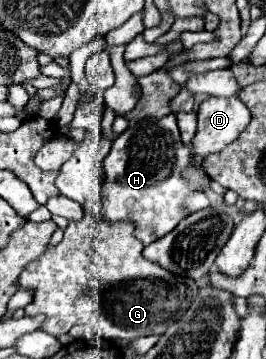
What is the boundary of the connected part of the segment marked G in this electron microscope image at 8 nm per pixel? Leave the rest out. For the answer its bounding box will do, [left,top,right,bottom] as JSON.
[18,204,198,340]

